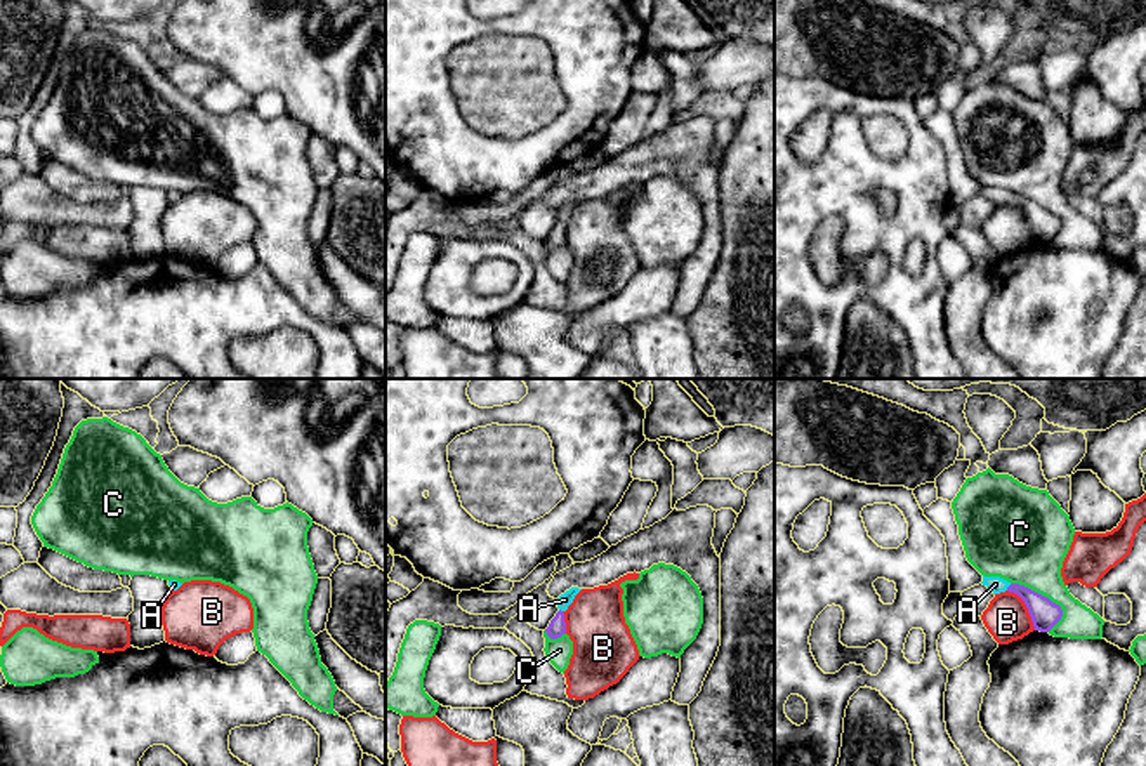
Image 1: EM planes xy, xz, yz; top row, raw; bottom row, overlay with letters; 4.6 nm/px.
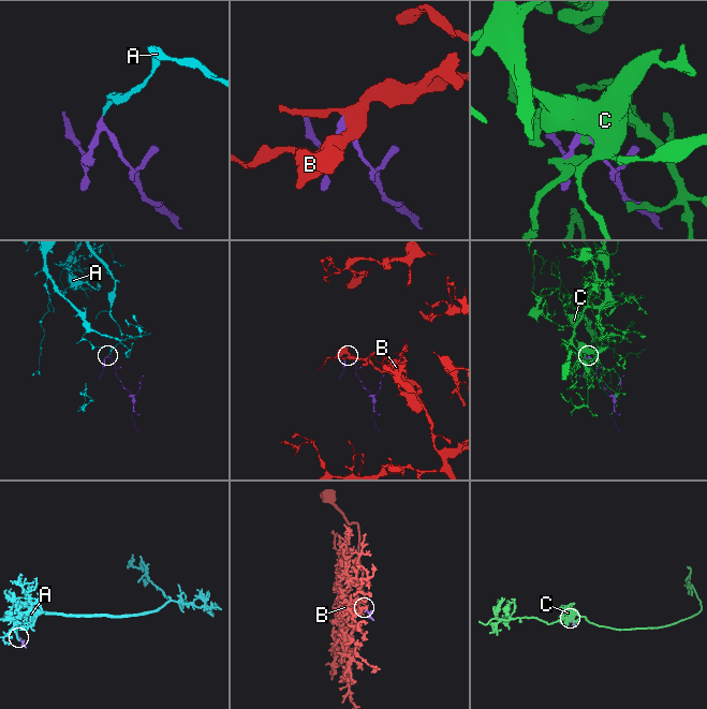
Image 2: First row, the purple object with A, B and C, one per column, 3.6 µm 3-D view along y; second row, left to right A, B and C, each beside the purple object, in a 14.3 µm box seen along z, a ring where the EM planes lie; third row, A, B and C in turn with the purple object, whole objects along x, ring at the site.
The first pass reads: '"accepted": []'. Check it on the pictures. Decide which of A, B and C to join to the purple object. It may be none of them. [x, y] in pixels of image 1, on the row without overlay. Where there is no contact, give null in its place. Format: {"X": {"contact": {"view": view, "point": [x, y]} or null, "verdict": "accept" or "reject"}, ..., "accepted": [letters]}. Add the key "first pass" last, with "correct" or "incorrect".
{"A": {"contact": {"view": "yz", "point": [1007, 198]}, "verdict": "accept"}, "B": {"contact": {"view": "yz", "point": [1027, 217]}, "verdict": "reject"}, "C": {"contact": {"view": "yz", "point": [1040, 205]}, "verdict": "reject"}, "accepted": ["A"], "first pass": "incorrect"}

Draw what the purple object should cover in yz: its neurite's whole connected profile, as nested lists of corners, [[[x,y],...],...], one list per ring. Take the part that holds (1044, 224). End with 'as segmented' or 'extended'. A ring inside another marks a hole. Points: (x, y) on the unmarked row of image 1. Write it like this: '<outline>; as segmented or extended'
[[[985,186],[981,195],[986,196],[993,205],[1005,201],[1018,205],[1028,219],[1035,241],[1049,243],[1063,228],[1059,215],[1024,196],[1011,195],[1000,188]]]; extended

